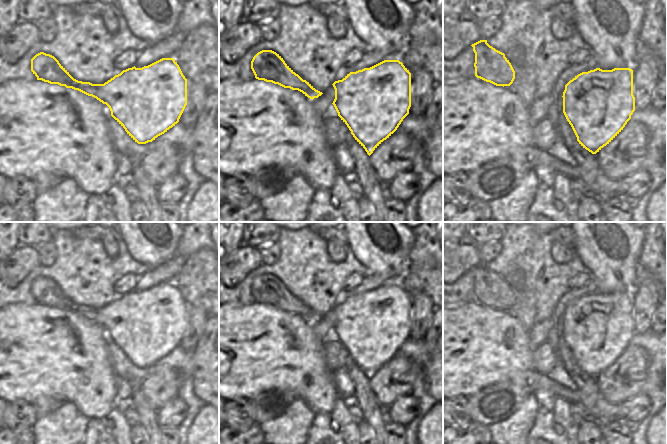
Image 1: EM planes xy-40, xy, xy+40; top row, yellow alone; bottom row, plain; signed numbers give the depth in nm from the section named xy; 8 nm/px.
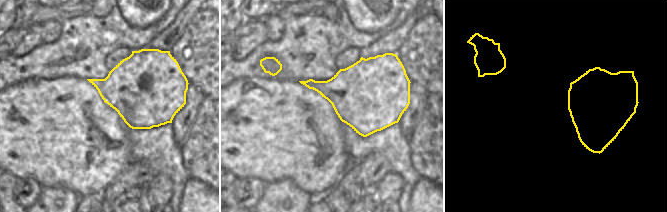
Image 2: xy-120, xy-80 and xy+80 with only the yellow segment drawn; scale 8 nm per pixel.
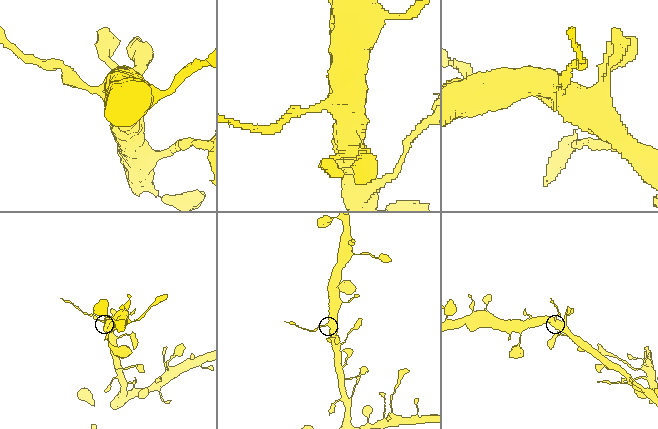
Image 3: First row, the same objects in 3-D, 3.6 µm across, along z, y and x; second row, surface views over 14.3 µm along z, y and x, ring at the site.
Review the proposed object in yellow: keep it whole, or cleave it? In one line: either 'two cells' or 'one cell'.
two cells

